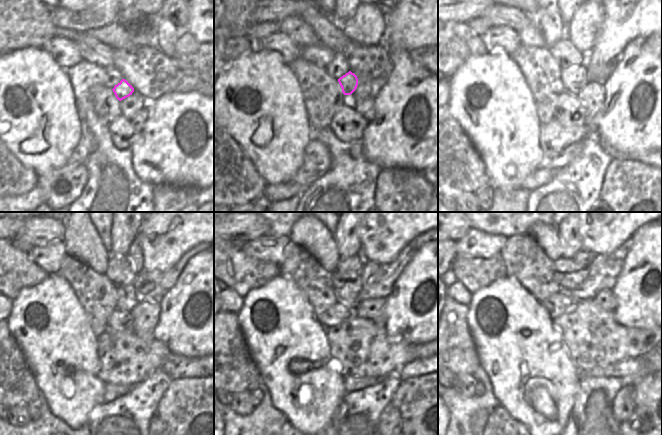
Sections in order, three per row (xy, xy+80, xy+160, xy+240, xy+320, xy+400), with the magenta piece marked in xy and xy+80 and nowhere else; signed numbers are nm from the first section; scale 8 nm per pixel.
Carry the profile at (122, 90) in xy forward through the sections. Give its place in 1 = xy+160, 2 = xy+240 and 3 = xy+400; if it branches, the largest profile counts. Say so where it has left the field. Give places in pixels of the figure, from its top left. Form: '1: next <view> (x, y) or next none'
1: next xy+160 (574, 79)
2: next xy+240 (126, 300)
3: next xy+400 (568, 275)

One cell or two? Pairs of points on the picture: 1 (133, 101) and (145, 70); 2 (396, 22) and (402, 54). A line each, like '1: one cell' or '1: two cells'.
1: two cells
2: two cells

